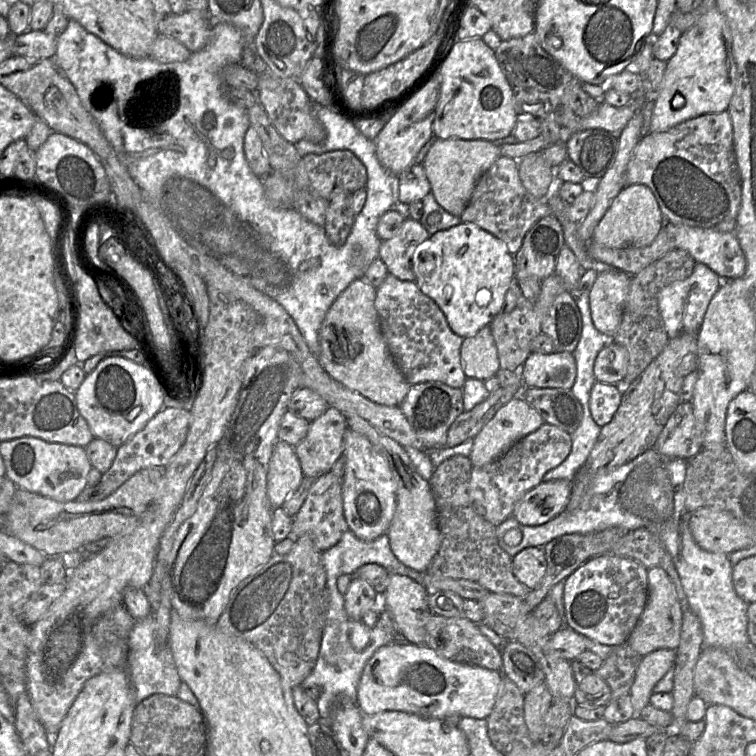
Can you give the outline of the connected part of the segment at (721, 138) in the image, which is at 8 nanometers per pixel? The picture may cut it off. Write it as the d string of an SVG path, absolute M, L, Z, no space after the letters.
M729 112L703 114L669 130L644 134L627 167L626 185L634 184L650 188L664 219L672 224L714 228L726 219L736 219L741 180Z

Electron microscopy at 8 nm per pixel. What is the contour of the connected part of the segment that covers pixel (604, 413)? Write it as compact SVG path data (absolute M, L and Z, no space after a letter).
M596 381L590 393L589 407L595 423L604 427L614 417L622 400L622 388Z

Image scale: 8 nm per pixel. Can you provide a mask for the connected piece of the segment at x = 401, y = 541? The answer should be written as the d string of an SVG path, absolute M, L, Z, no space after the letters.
M342 413L345 415L348 428L365 436L386 459L396 483L395 513L386 532L392 552L405 566L417 572L425 572L441 544L435 500L428 481L418 474L403 446L380 433L357 413Z

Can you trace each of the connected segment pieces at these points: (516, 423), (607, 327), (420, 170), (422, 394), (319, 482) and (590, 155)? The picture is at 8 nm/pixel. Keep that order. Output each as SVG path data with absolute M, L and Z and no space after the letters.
M517 396L502 406L474 437L469 455L473 467L484 466L503 455L515 442L536 431L545 422L541 415L521 396Z
M613 269L598 274L589 293L591 318L596 329L613 337L622 318L631 275Z
M413 164L396 176L398 176L398 201L402 203L422 201L431 191L431 185L422 164Z
M425 382L414 384L399 406L414 429L418 445L429 452L445 447L447 432L454 420L464 412L463 392L461 388L453 388L442 382Z
M329 471L316 478L308 495L293 518L291 533L288 537L295 540L302 536L309 536L315 546L324 552L341 539L342 535L349 531L343 512L342 501L342 477Z
M587 129L572 134L566 142L568 159L576 164L584 177L601 179L612 166L617 150L619 138L601 129Z

